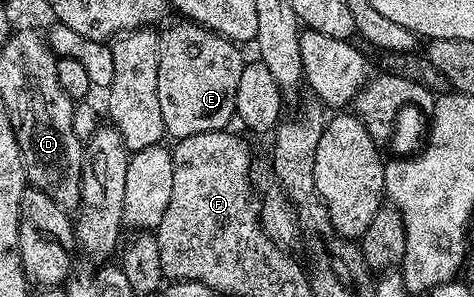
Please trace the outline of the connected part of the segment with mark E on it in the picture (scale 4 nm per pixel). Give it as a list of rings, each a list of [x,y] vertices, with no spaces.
[[[181,22],[185,24],[173,24],[170,28],[162,27],[160,29],[157,41],[159,42],[159,86],[157,93],[159,94],[159,110],[163,110],[163,122],[165,123],[166,133],[174,141],[187,138],[191,134],[207,134],[208,132],[224,132],[230,127],[229,123],[234,123],[237,115],[237,107],[235,106],[235,90],[239,90],[239,74],[243,74],[247,63],[246,57],[241,57],[241,52],[236,43],[228,40],[226,36],[220,36],[219,33],[213,32],[210,28],[204,28],[202,24],[196,22]]]

